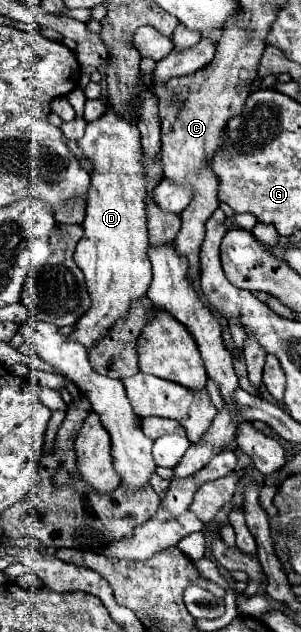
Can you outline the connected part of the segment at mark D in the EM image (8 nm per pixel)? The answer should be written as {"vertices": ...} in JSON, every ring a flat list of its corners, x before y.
{"vertices":[[134,100,134,124,130,124,128,120,122,120,112,108,108,108,106,116,100,116,98,120,86,124,86,132,78,140,84,158,88,158,94,164,94,176,90,180,86,218,82,222,84,238,76,246,74,260,86,276,86,286,92,298,92,306,90,312,82,316,82,320,78,320,78,326,70,334,70,338,78,340,86,348,90,348,94,340,100,340,106,334,106,328,110,328,110,324,114,324,118,316,126,316,126,308,130,308,130,300,144,296,152,282,152,268,146,256,146,248,150,244,146,230,146,204,144,204,146,194,142,184,142,144,140,144,140,132,136,128,136,112,138,112,138,100]]}

